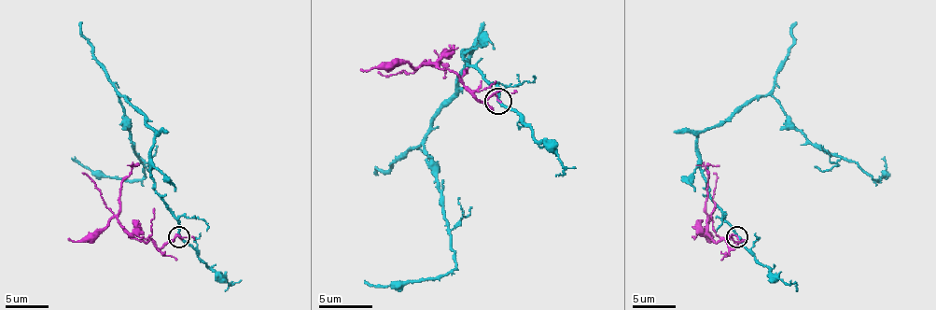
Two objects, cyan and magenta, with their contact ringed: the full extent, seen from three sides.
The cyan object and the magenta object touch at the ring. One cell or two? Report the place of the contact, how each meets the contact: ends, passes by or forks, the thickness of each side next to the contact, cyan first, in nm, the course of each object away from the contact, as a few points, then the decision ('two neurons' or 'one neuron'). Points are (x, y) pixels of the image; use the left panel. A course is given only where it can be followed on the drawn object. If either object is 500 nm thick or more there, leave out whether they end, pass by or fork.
at (178, 237); cyan passes by; magenta passes by; 190 nm thick on the cyan side, 100 nm on the other; cyan runs (179, 237), (174, 214), (153, 188), (156, 133), (125, 98), (118, 95), (145, 176), (95, 176), (72, 158); magenta runs (179, 237), (173, 237), (158, 248), (149, 240), (145, 242), (121, 225), (117, 218), (118, 188), (134, 164); two neurons

